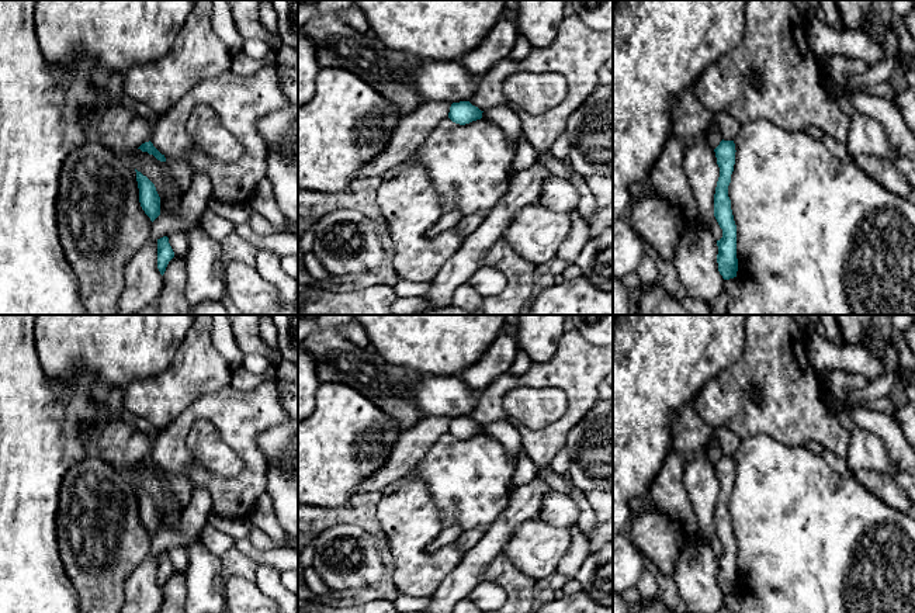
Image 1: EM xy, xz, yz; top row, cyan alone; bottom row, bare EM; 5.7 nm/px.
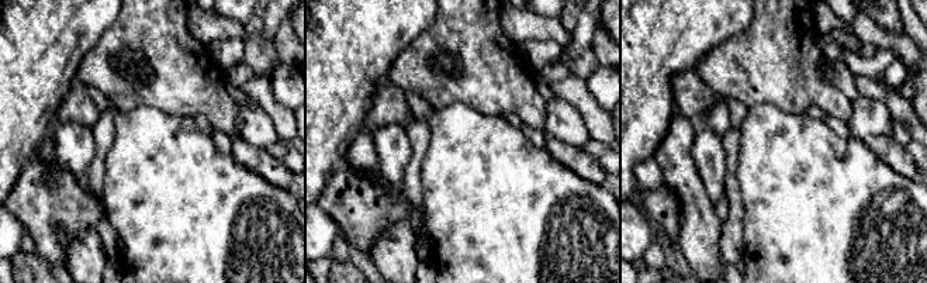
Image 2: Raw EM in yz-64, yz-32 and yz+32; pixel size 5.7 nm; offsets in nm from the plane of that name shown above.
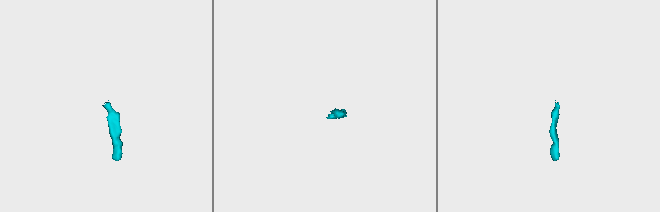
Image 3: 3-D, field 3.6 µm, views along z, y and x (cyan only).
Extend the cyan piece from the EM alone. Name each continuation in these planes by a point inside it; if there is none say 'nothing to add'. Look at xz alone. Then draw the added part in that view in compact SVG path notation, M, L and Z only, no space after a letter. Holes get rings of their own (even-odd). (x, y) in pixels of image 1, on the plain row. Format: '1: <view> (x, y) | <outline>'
nothing to add

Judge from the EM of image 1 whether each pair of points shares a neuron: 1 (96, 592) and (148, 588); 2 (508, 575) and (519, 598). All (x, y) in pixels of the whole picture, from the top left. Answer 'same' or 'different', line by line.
1: different
2: same

